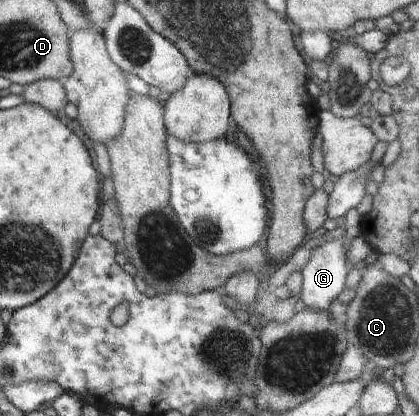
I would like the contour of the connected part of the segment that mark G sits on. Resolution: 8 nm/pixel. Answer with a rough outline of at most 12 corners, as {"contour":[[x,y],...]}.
{"contour":[[342,240],[321,243],[302,268],[302,302],[326,312],[346,288]]}

